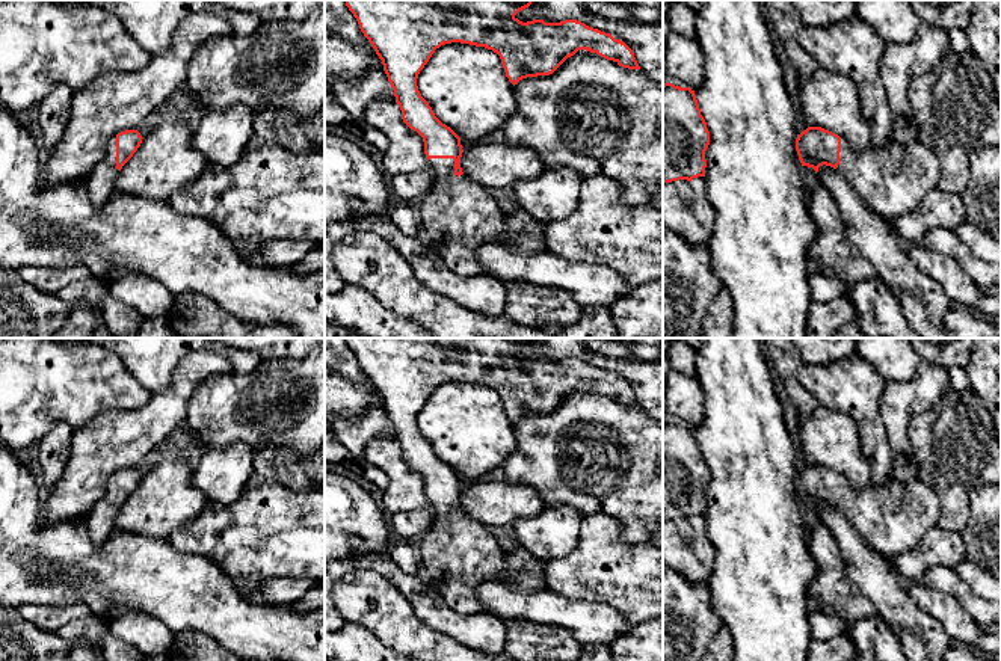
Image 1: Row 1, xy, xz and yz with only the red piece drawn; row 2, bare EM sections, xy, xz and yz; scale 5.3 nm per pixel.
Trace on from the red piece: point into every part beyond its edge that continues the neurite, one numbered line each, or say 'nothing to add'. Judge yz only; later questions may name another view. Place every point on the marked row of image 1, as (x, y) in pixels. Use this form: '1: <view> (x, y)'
1: yz (893, 180)

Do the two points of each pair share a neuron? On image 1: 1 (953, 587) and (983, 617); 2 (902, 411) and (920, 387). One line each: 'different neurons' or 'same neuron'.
1: same neuron
2: same neuron

